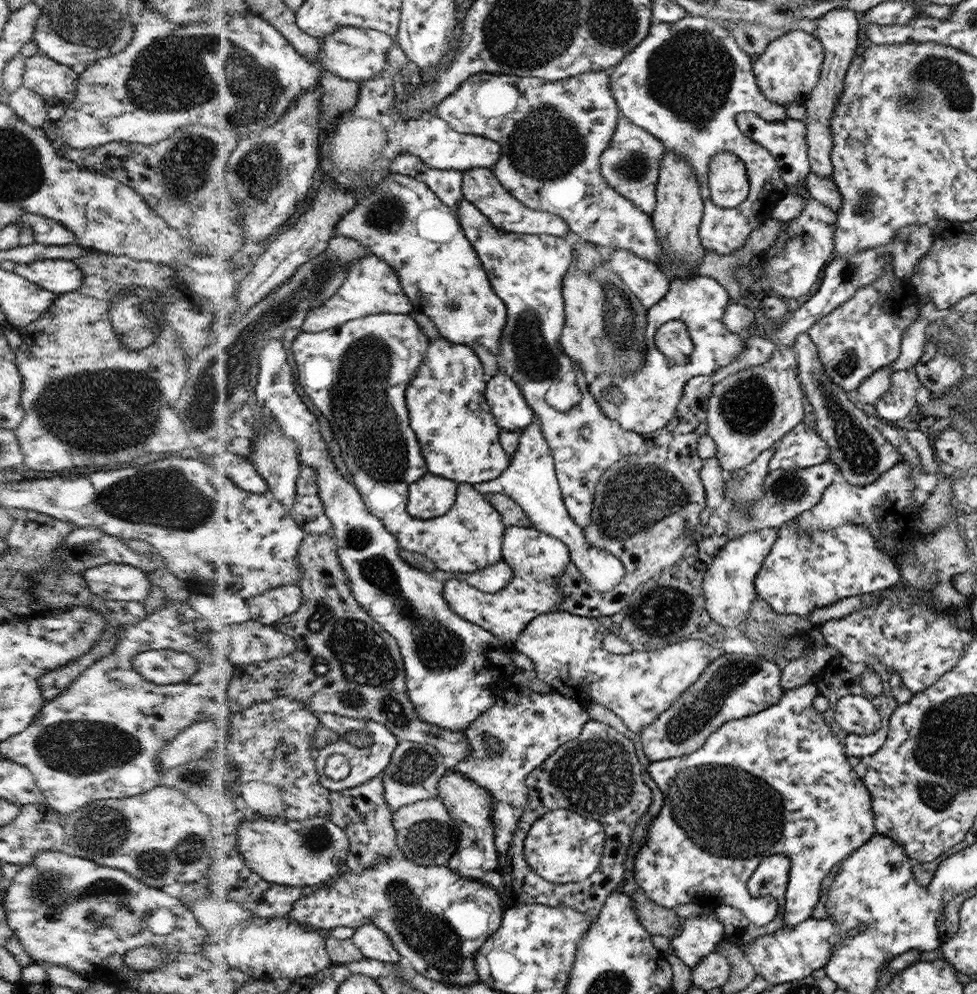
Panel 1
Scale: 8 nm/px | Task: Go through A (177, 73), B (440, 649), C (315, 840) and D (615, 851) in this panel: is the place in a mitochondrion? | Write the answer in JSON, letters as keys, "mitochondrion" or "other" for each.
{"A":"mitochondrion","B":"mitochondrion","C":"mitochondrion","D":"other"}

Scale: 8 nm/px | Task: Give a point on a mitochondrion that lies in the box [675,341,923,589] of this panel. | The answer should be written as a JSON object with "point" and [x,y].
{"point":[747,407]}

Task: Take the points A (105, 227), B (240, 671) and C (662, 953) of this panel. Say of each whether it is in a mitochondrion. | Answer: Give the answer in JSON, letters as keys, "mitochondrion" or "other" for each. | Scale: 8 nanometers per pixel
{"A":"other","B":"other","C":"other"}

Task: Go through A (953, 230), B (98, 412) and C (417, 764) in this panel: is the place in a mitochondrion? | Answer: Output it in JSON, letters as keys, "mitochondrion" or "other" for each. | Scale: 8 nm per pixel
{"A":"other","B":"mitochondrion","C":"mitochondrion"}

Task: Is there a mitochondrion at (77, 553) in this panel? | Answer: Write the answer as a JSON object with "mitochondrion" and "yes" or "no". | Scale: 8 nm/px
{"mitochondrion":"no"}

